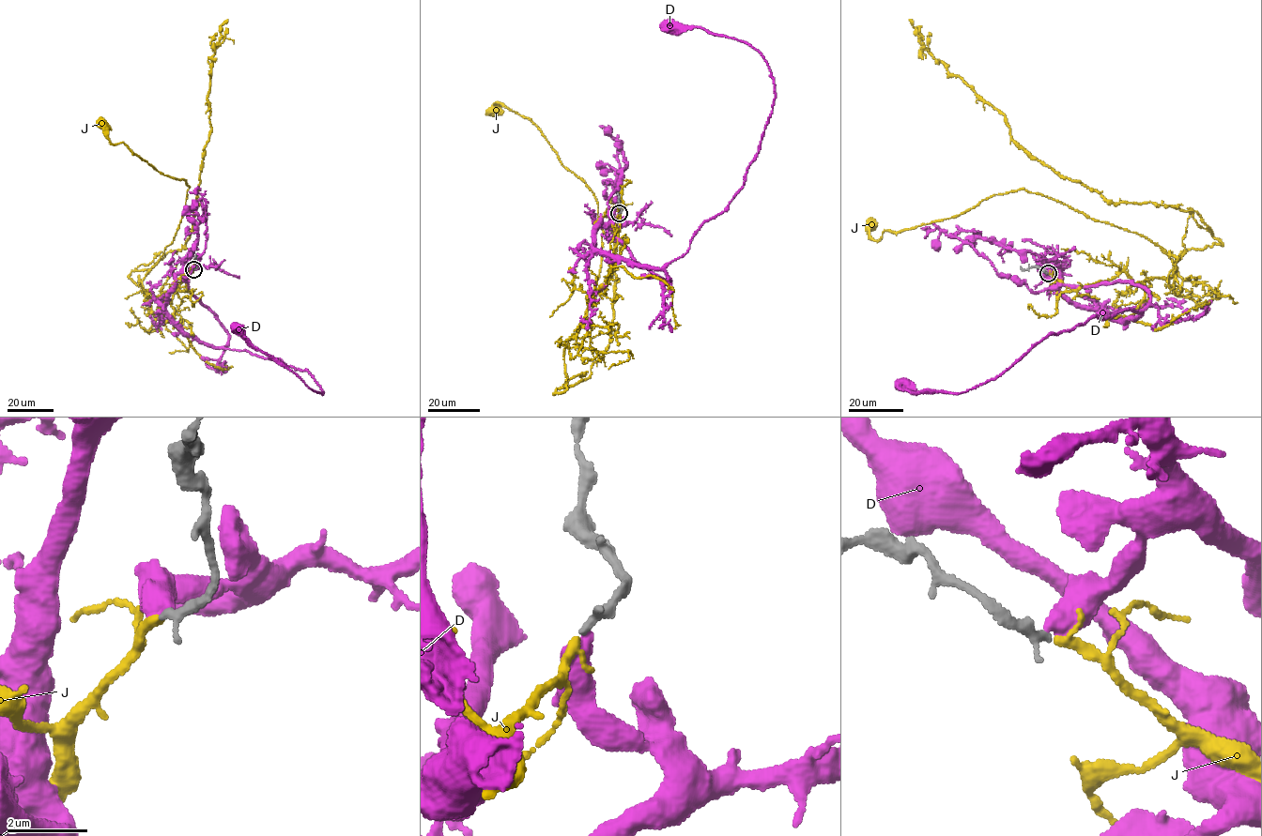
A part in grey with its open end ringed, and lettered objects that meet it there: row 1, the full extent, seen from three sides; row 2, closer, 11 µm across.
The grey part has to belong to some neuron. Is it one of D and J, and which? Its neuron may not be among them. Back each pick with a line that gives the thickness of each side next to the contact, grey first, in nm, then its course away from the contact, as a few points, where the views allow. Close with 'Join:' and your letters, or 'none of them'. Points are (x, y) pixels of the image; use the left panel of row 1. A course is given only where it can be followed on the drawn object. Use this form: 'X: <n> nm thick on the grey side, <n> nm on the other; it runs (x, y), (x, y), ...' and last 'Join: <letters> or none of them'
J: 240 nm thick on the grey side, 240 nm on the other; it runs (193, 269), (189, 292), (153, 299), (143, 289), (173, 240), (189, 186), (111, 143), (103, 123)
Join: J

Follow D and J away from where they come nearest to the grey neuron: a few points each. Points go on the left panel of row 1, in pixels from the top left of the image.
D: (194, 269), (175, 276), (164, 308), (184, 332), (307, 371), (323, 393), (251, 346), (234, 322)
J: (193, 269), (189, 292), (153, 299), (143, 289), (173, 240), (189, 186), (111, 143), (103, 123)

